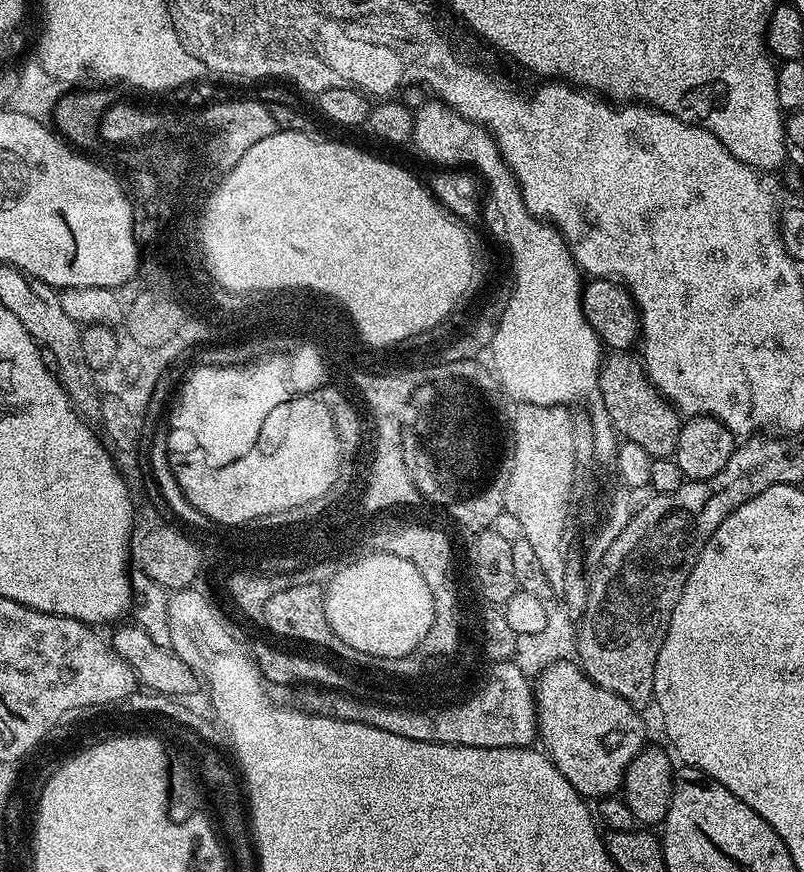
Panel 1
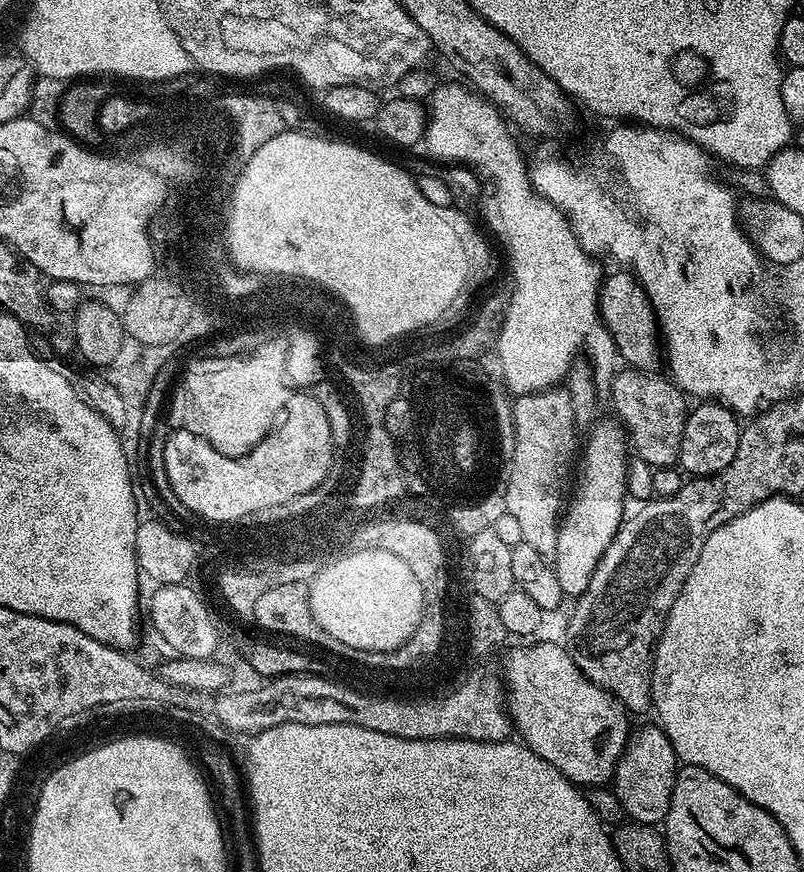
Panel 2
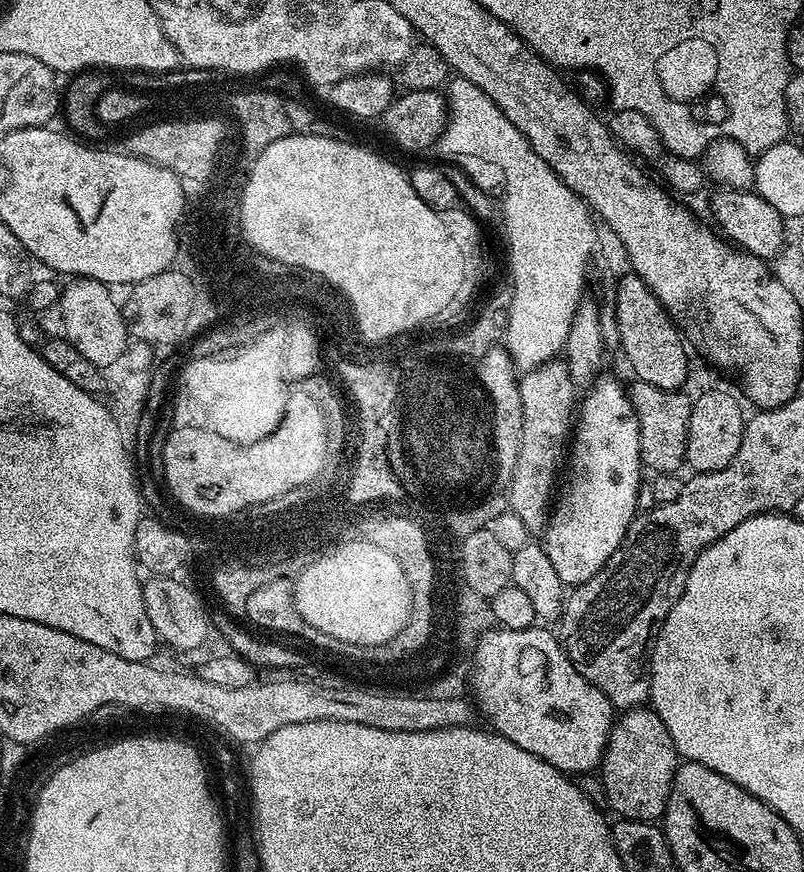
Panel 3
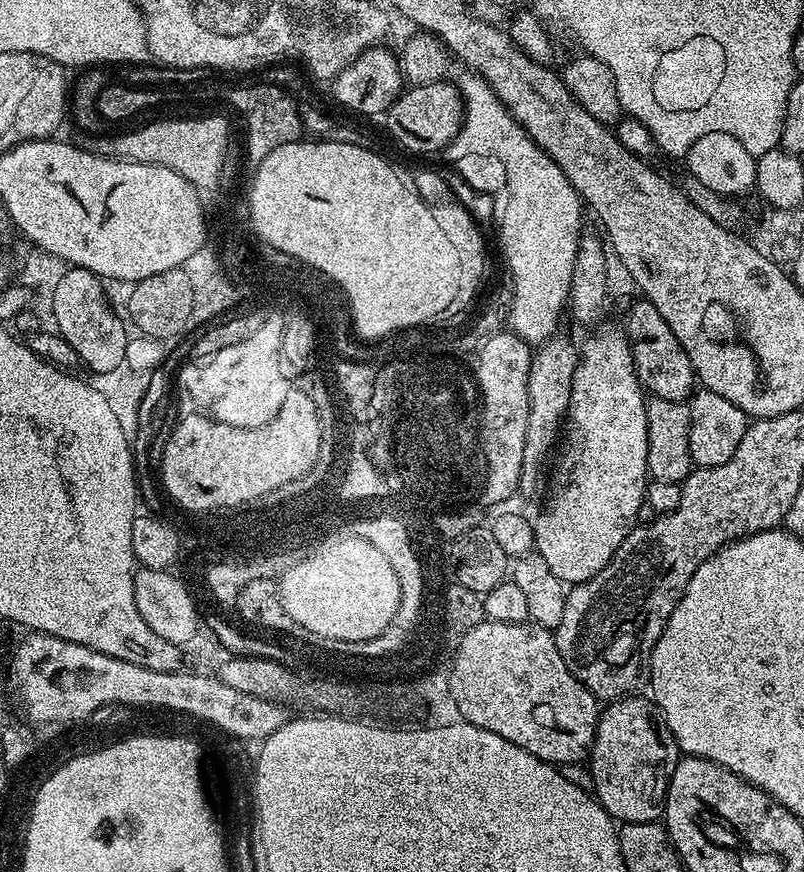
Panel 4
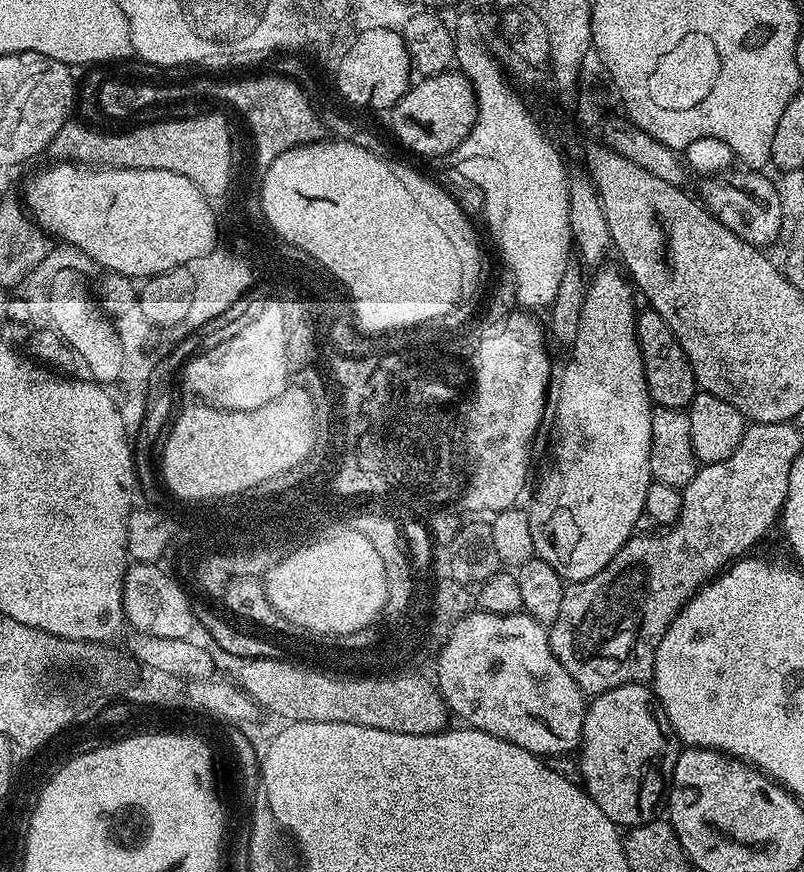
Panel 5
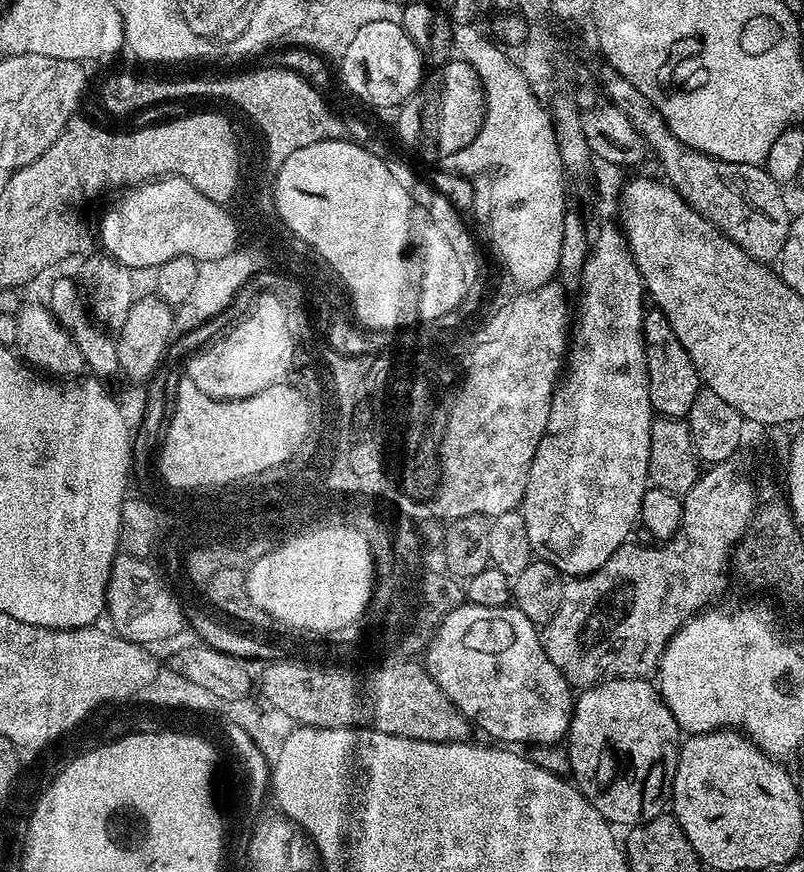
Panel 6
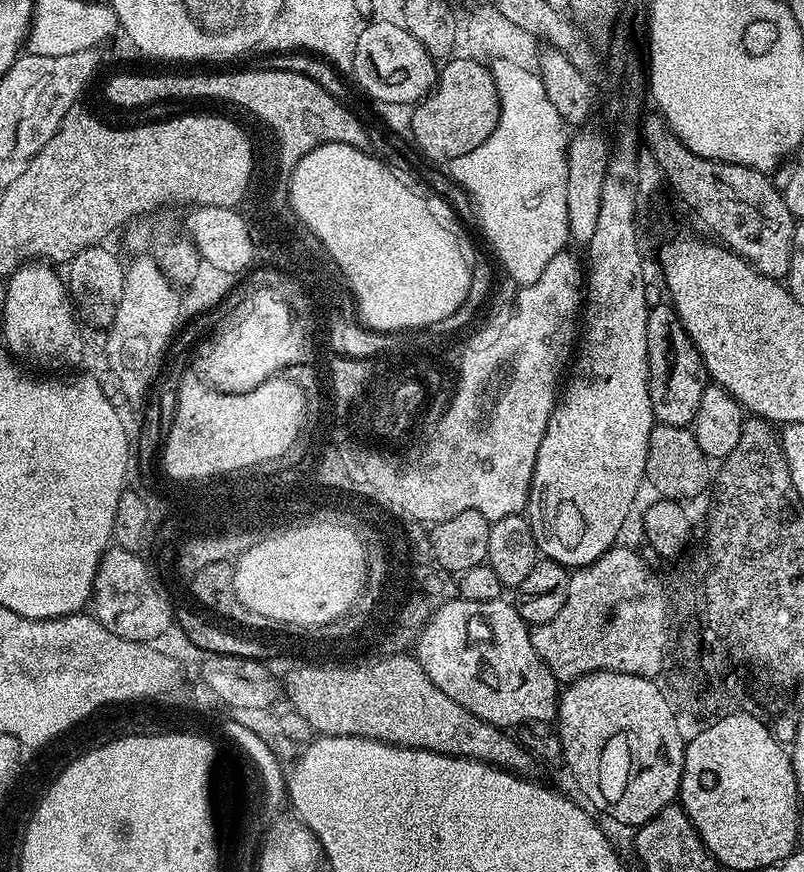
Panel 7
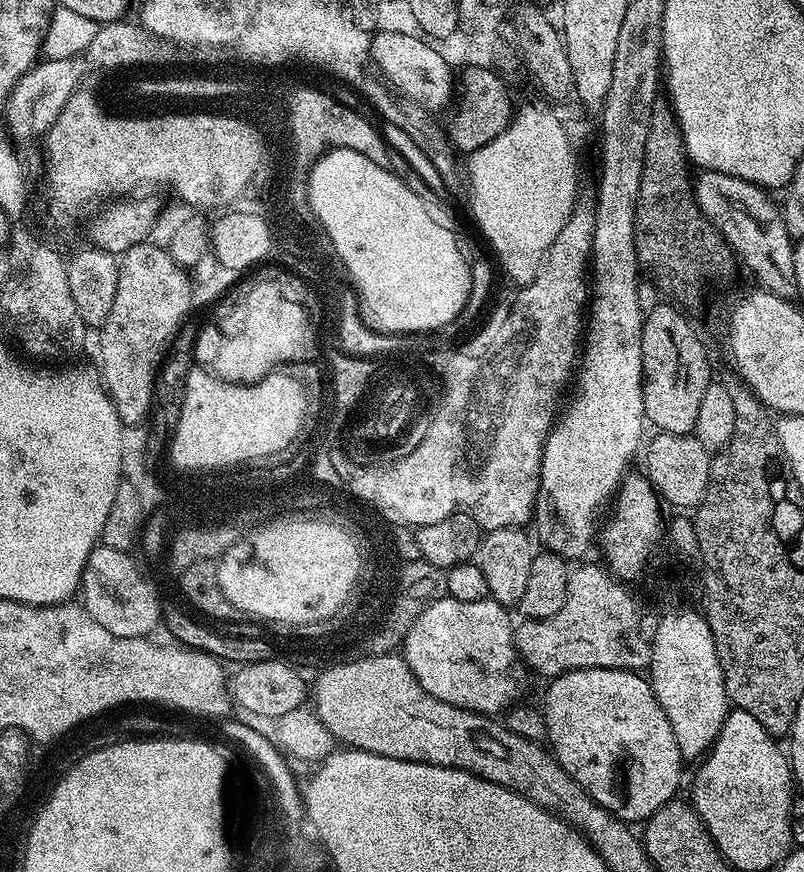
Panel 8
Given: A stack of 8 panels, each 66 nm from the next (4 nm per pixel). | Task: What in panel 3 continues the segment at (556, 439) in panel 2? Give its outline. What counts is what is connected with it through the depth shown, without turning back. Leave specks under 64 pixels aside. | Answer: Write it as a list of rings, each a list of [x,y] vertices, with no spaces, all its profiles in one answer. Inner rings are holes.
[[[563,359],[548,360],[542,366],[527,369],[520,380],[522,398],[522,430],[518,442],[518,462],[514,462],[512,481],[508,483],[507,507],[528,527],[529,533],[543,533],[554,500],[556,471],[561,471],[574,428],[574,409],[578,404],[578,390],[570,378],[570,370]]]

